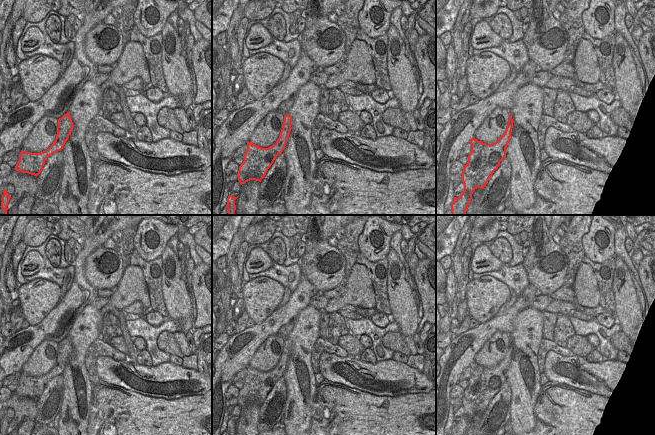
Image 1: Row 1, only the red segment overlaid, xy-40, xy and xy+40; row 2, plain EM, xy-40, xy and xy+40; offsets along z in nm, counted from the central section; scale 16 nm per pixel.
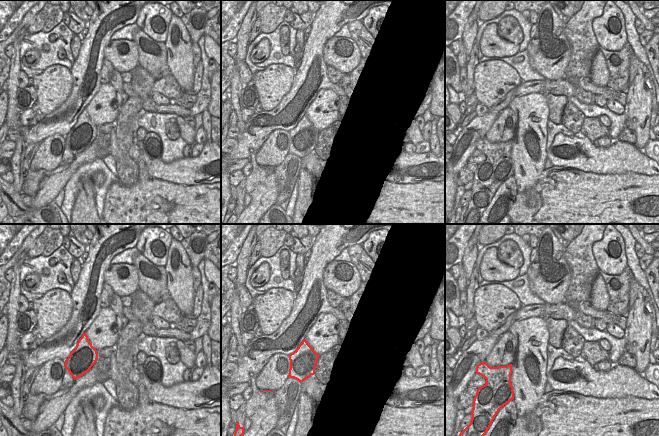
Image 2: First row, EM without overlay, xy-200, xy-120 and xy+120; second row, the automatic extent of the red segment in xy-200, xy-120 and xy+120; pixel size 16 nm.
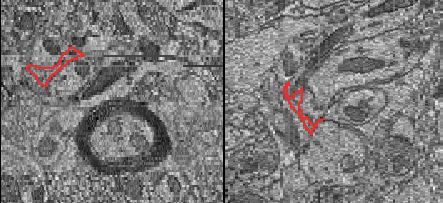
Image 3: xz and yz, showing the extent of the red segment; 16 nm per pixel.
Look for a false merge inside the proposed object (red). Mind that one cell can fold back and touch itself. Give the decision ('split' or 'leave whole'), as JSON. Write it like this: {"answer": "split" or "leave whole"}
{"answer": "leave whole"}

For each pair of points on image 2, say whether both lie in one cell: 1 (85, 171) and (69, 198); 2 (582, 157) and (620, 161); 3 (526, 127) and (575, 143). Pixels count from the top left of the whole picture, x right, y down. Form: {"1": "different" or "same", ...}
{"1": "same", "2": "same", "3": "different"}

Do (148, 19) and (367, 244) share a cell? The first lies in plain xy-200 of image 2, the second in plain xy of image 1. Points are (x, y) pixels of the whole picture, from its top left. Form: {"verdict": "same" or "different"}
{"verdict": "same"}

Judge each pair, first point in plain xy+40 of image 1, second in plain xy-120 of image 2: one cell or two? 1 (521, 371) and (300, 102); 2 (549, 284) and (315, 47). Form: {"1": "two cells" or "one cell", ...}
{"1": "two cells", "2": "two cells"}

